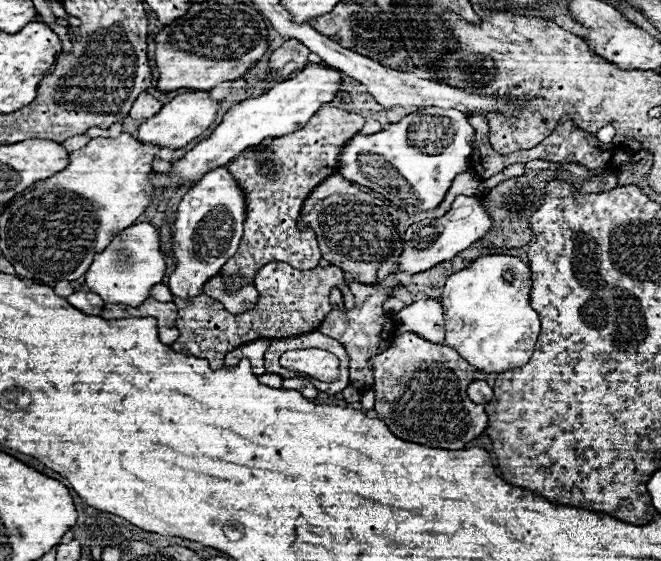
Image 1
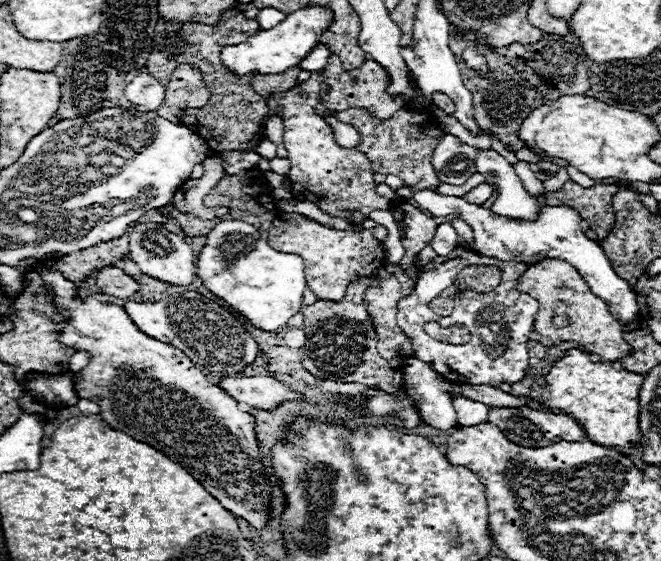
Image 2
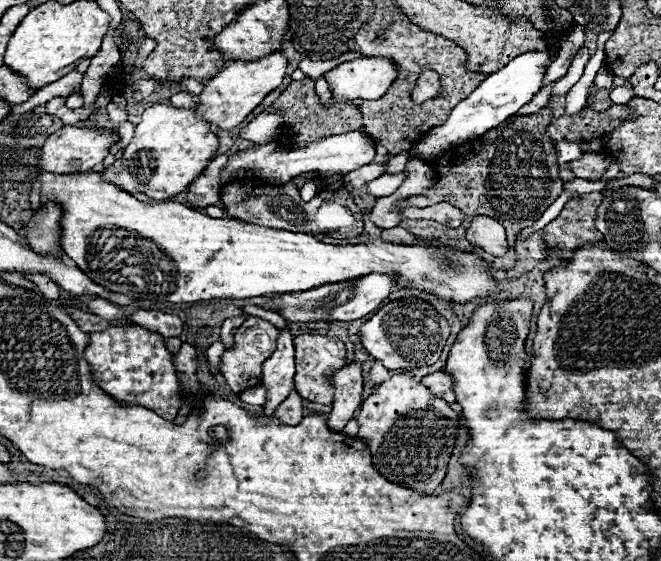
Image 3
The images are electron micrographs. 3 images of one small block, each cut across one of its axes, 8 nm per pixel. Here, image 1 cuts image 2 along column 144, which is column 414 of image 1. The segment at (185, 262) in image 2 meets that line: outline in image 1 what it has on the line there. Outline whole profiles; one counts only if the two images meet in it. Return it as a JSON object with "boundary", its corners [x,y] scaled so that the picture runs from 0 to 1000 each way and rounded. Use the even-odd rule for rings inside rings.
{"boundary":[[[690,349],[684,360],[684,371],[669,389],[651,392],[648,403],[635,403],[635,396],[617,403],[617,410],[611,414],[614,435],[602,463],[602,485],[632,488],[657,478],[666,467],[684,463],[693,449],[705,446],[720,428],[726,428],[741,403],[744,403],[744,392],[735,385],[735,374],[729,374],[726,351]]]}

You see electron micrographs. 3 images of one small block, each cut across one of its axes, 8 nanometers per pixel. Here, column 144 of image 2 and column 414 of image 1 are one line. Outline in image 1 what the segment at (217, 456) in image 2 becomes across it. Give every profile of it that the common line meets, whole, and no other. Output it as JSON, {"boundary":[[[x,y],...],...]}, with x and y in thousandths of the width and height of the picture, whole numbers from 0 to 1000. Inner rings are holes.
{"boundary":[[[605,595],[596,602],[593,617],[557,642],[560,656],[566,660],[566,684],[563,695],[569,699],[566,731],[572,745],[590,763],[590,770],[614,788],[651,795],[651,799],[672,799],[672,802],[702,802],[711,784],[726,777],[738,759],[738,742],[729,720],[717,720],[708,702],[708,681],[717,681],[717,656],[696,638],[696,631],[678,617],[654,613],[629,595]]]}

